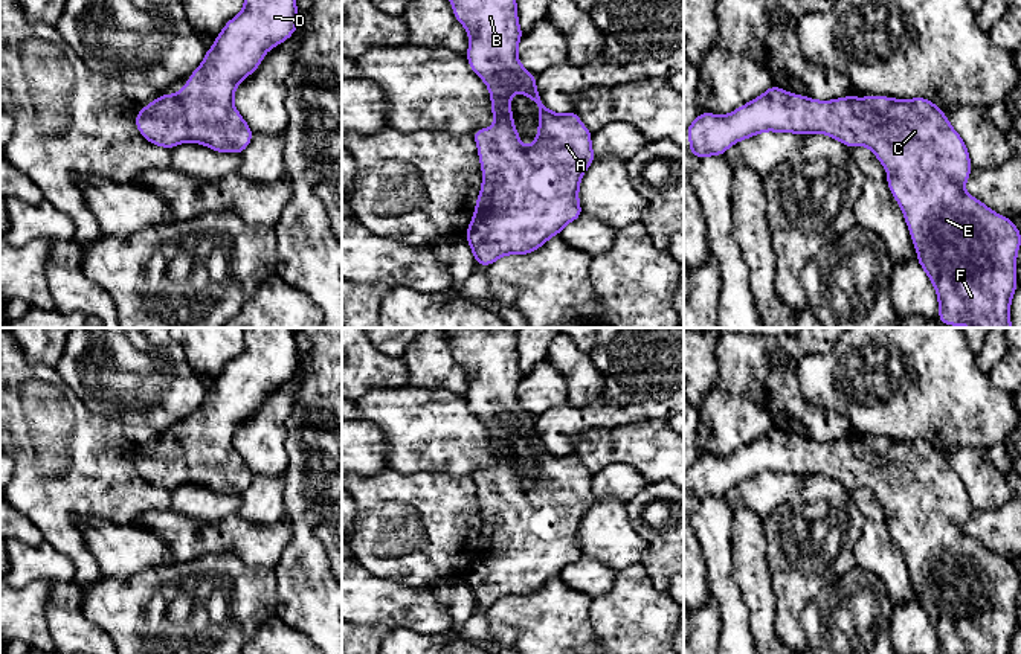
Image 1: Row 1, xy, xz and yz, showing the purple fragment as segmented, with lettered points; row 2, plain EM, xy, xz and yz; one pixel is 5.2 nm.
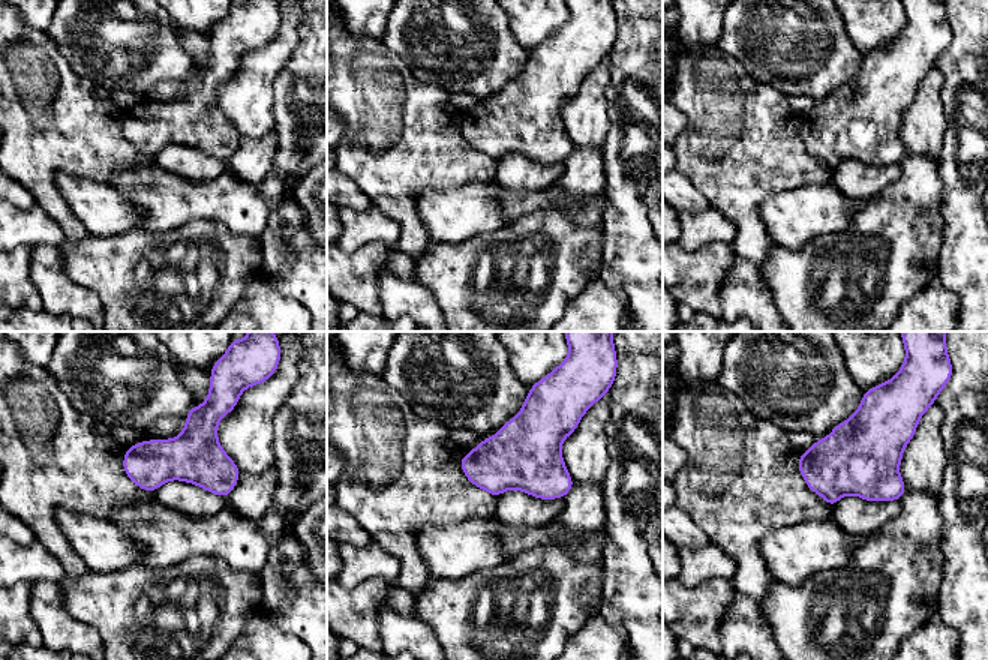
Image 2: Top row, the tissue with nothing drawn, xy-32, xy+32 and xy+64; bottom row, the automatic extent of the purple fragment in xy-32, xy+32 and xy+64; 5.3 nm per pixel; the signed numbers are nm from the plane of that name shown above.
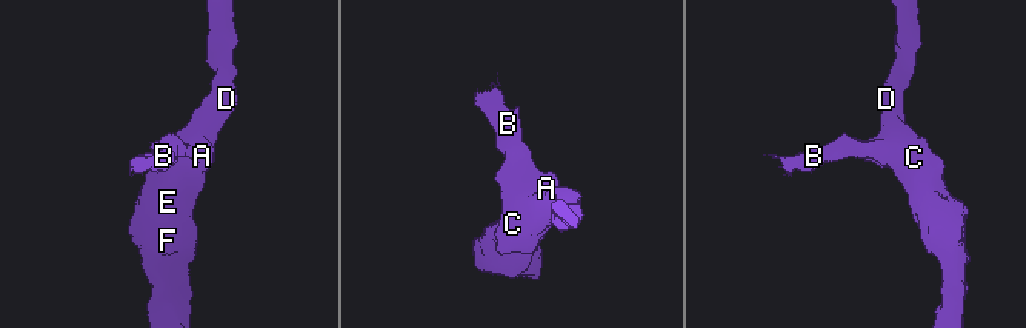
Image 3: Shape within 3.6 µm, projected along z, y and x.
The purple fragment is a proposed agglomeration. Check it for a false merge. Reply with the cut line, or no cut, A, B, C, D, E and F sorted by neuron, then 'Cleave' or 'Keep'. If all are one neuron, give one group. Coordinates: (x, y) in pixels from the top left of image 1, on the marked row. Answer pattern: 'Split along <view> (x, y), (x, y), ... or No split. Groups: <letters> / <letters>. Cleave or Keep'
No split. Groups: A B C D E F. Keep

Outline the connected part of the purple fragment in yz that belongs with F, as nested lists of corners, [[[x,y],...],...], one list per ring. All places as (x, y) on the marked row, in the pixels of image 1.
[[[772,85],[757,99],[749,101],[730,114],[699,113],[693,123],[687,127],[688,151],[697,159],[723,155],[736,142],[763,131],[821,133],[842,142],[849,148],[868,146],[888,172],[887,184],[903,212],[913,244],[917,248],[917,262],[937,291],[939,320],[949,326],[1012,328],[1010,300],[1018,285],[1016,253],[1021,245],[1021,233],[1012,220],[995,213],[980,200],[965,192],[966,180],[972,171],[968,148],[940,107],[925,98],[844,96],[833,101],[815,101]]]

